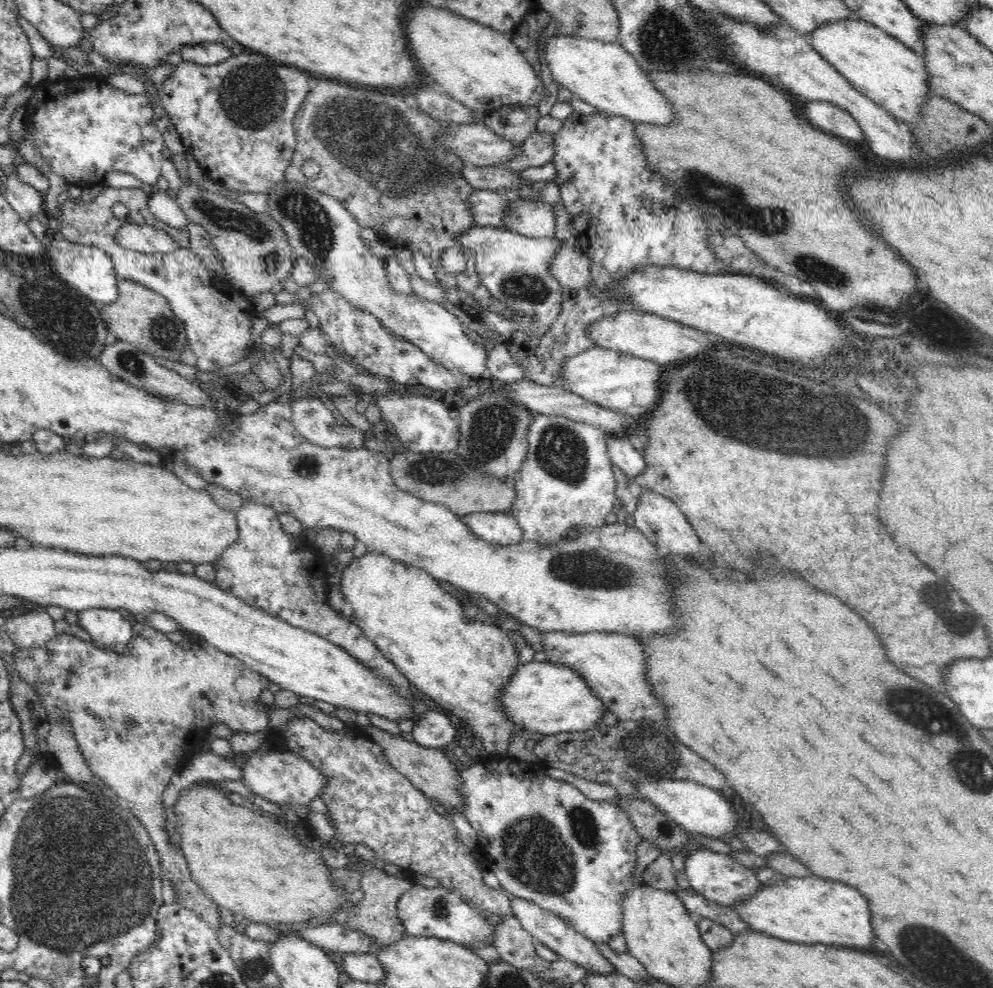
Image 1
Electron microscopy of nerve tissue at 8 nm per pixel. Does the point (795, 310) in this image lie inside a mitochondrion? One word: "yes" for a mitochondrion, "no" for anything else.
no

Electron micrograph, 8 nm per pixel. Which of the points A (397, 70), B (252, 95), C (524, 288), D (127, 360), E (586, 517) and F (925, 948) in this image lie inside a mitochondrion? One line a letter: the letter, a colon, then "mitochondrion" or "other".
A: other
B: mitochondrion
C: mitochondrion
D: mitochondrion
E: other
F: mitochondrion

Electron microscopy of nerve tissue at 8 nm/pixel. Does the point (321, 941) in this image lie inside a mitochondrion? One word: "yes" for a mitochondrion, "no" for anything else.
no

